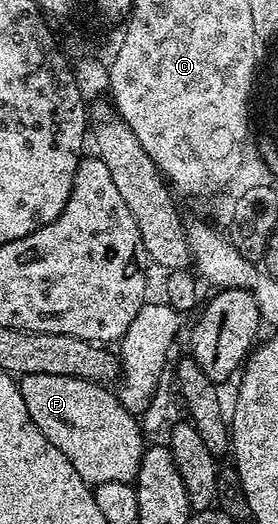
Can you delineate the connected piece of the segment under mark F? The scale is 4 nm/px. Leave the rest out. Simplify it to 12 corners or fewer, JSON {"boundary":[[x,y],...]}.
{"boundary":[[26,374],[38,432],[95,488],[132,482],[146,449],[107,385]]}

